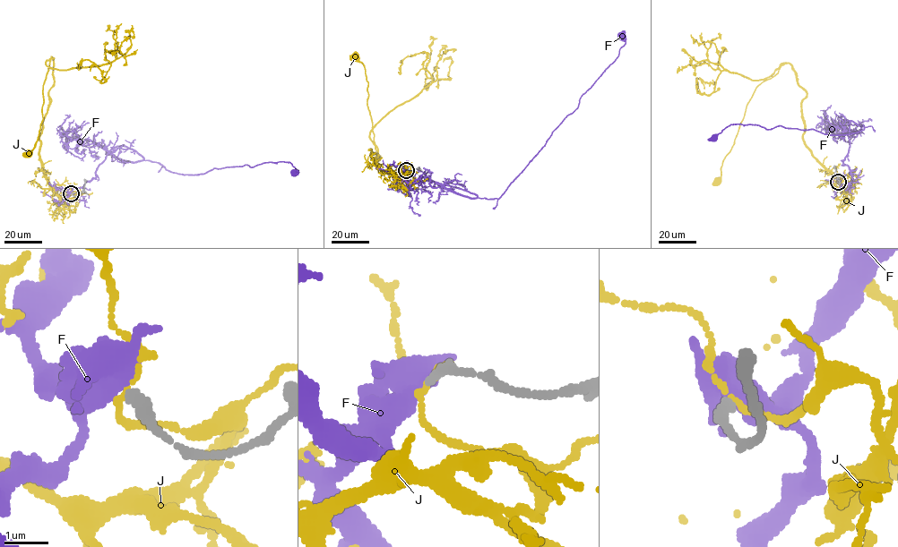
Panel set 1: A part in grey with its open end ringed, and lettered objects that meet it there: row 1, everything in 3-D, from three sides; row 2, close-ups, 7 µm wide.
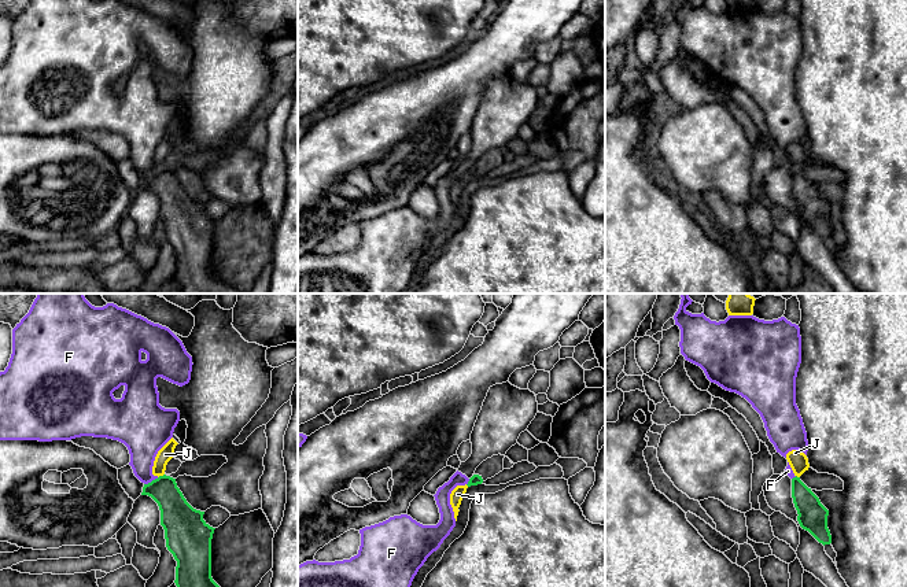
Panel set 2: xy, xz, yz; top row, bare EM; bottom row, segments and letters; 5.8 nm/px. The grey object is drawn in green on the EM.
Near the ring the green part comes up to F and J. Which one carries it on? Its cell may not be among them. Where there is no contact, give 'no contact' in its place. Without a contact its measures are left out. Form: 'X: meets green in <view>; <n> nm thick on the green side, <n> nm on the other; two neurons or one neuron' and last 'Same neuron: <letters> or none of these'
F: meets green in xy; 190 nm thick on the green side, 220 nm on the other; two neurons
J: meets green in xy; 190 nm thick on the green side, 90 nm on the other; two neurons
Same neuron: none of these

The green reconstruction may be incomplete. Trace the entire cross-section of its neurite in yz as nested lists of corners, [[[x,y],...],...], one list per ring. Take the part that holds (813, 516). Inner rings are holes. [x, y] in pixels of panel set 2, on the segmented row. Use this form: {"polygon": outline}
{"polygon": [[[800,477],[792,479],[792,498],[797,510],[800,527],[808,531],[819,543],[830,544],[832,535],[827,528],[829,510]]]}

